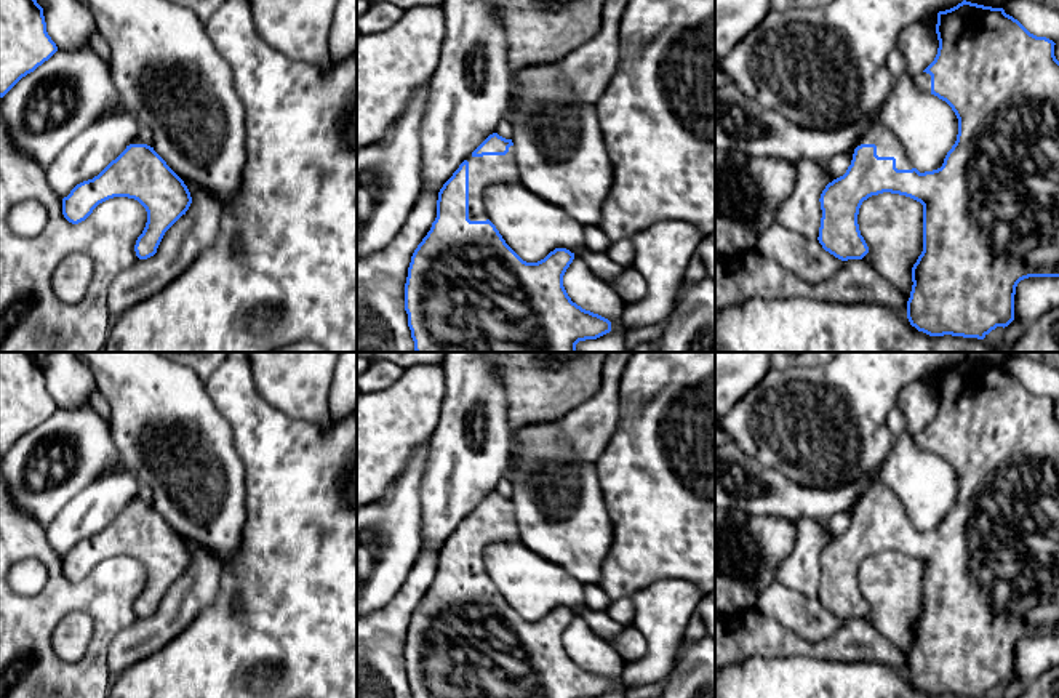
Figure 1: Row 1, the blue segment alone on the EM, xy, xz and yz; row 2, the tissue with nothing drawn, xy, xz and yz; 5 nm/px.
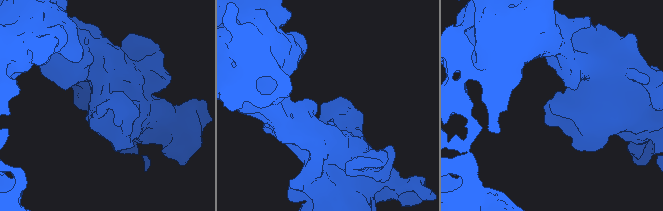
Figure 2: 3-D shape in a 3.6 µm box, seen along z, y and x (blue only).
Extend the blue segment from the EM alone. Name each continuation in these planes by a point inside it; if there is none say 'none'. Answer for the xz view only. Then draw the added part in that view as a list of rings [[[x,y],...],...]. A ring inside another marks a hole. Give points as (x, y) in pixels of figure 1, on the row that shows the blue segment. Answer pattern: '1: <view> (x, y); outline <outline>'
1: xz (487, 170); outline [[[515,146],[506,155],[467,157],[469,162],[469,219],[486,221],[483,192],[496,183],[520,183]]]

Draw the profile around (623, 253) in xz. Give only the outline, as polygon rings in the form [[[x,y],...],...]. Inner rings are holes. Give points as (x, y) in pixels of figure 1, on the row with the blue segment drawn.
[[[621,240],[611,243],[606,255],[613,263],[616,263],[621,267],[632,267],[635,264],[635,247],[632,240]]]

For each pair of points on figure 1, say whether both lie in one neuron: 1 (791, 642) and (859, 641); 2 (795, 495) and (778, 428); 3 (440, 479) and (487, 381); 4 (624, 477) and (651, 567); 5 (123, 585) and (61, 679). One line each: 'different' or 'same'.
1: same
2: different
3: same
4: same
5: same

